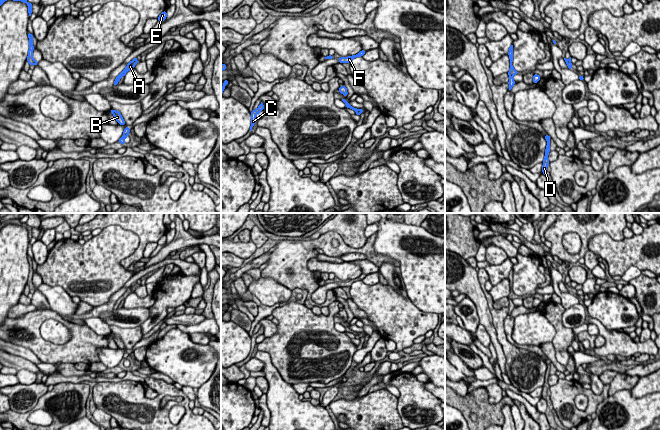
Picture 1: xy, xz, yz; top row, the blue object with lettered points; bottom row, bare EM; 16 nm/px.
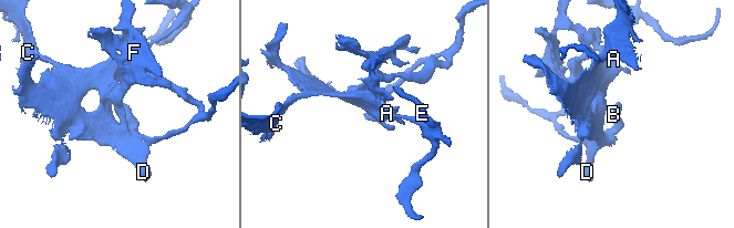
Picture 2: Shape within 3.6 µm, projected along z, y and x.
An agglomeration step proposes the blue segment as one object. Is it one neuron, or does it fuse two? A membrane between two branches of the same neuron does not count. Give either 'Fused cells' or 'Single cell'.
Fused cells

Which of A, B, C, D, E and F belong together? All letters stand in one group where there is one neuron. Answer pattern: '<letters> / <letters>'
A B C D F / E

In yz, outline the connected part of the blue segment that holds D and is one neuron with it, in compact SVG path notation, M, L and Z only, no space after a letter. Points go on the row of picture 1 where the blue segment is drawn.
M544 135L544 137L547 140L547 145L546 145L546 149L545 149L544 160L542 161L543 162L542 173L546 176L547 166L550 164L550 162L548 160L548 155L550 152L550 139L551 139L551 137L549 135Z

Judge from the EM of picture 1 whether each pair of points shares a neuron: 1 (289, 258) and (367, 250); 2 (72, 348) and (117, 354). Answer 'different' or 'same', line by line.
1: same
2: different

